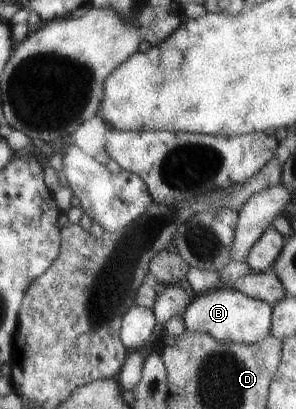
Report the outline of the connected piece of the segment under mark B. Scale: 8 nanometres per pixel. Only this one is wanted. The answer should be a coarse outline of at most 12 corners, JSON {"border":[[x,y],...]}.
{"border":[[229,285],[195,295],[186,330],[255,344],[271,333],[272,305]]}

